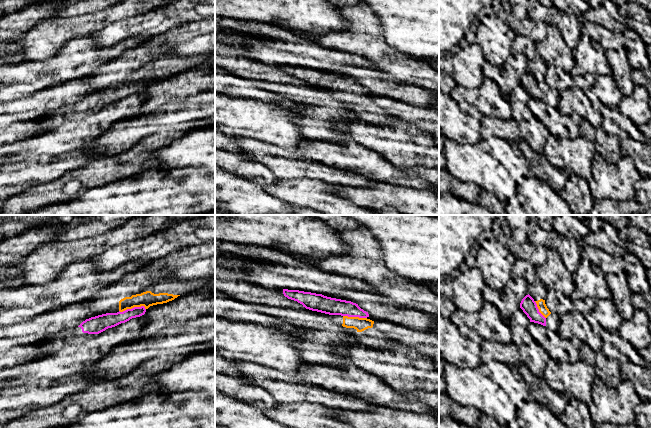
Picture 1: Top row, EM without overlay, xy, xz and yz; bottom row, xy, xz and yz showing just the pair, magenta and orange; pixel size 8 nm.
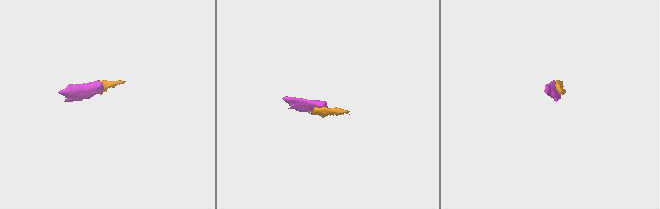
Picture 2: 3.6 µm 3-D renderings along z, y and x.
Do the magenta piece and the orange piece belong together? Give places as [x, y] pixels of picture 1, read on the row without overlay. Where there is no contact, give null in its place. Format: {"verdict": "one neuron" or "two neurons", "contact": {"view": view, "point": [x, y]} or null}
{"verdict": "two neurons", "contact": {"view": "xy", "point": [132, 84]}}

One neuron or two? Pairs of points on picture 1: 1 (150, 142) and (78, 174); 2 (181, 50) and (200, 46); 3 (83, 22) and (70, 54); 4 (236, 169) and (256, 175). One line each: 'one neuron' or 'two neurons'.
1: one neuron
2: one neuron
3: two neurons
4: one neuron

